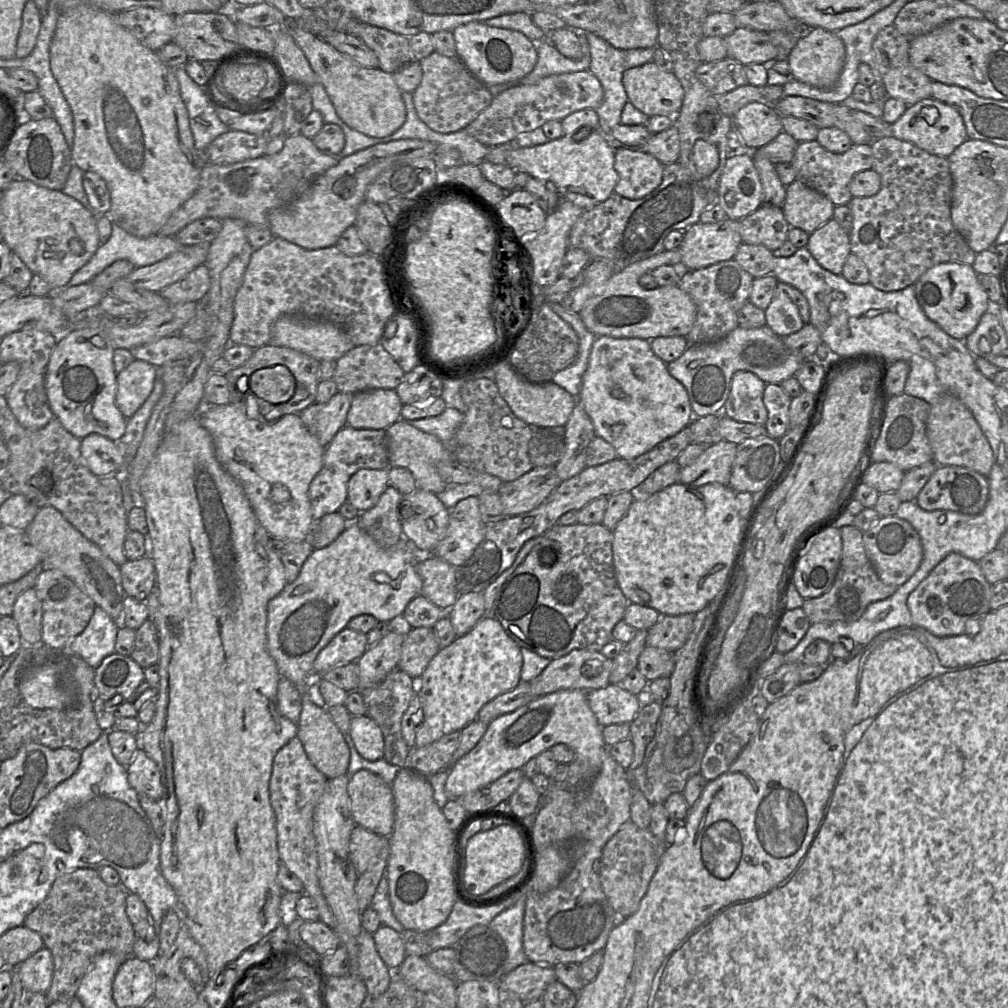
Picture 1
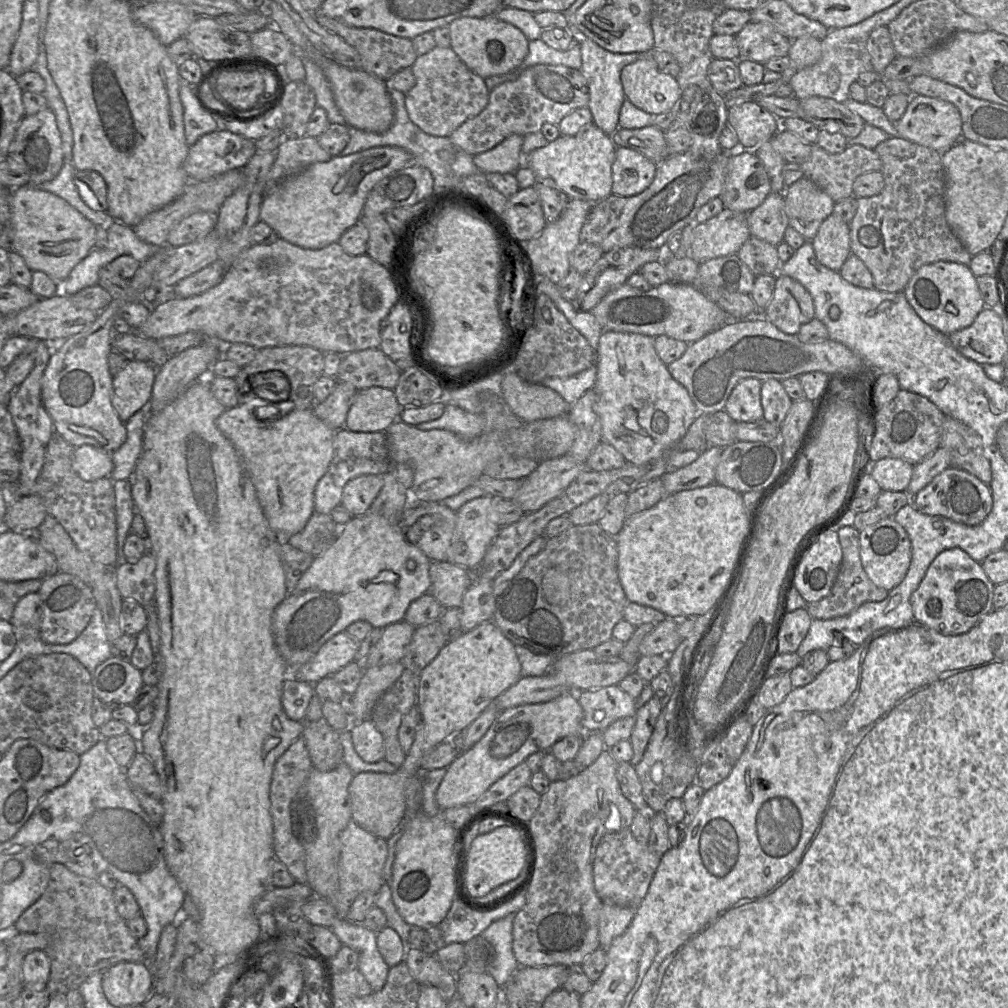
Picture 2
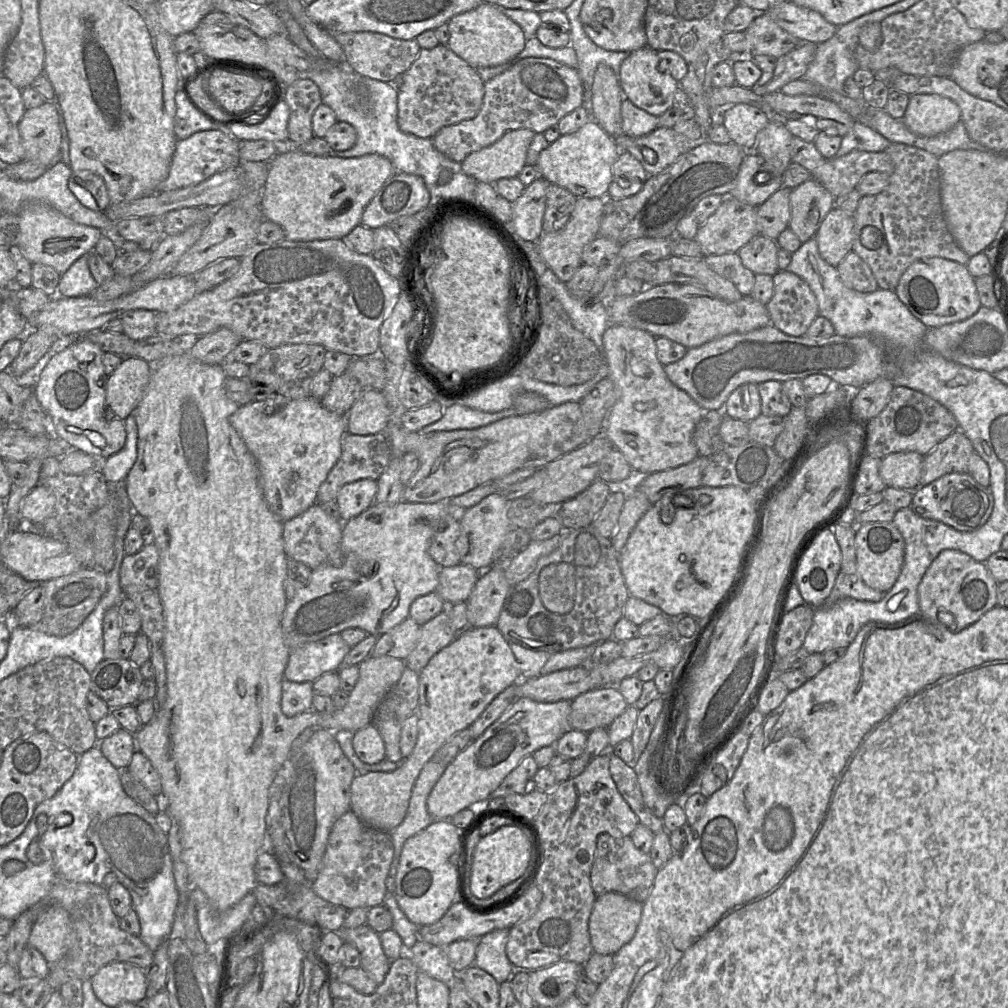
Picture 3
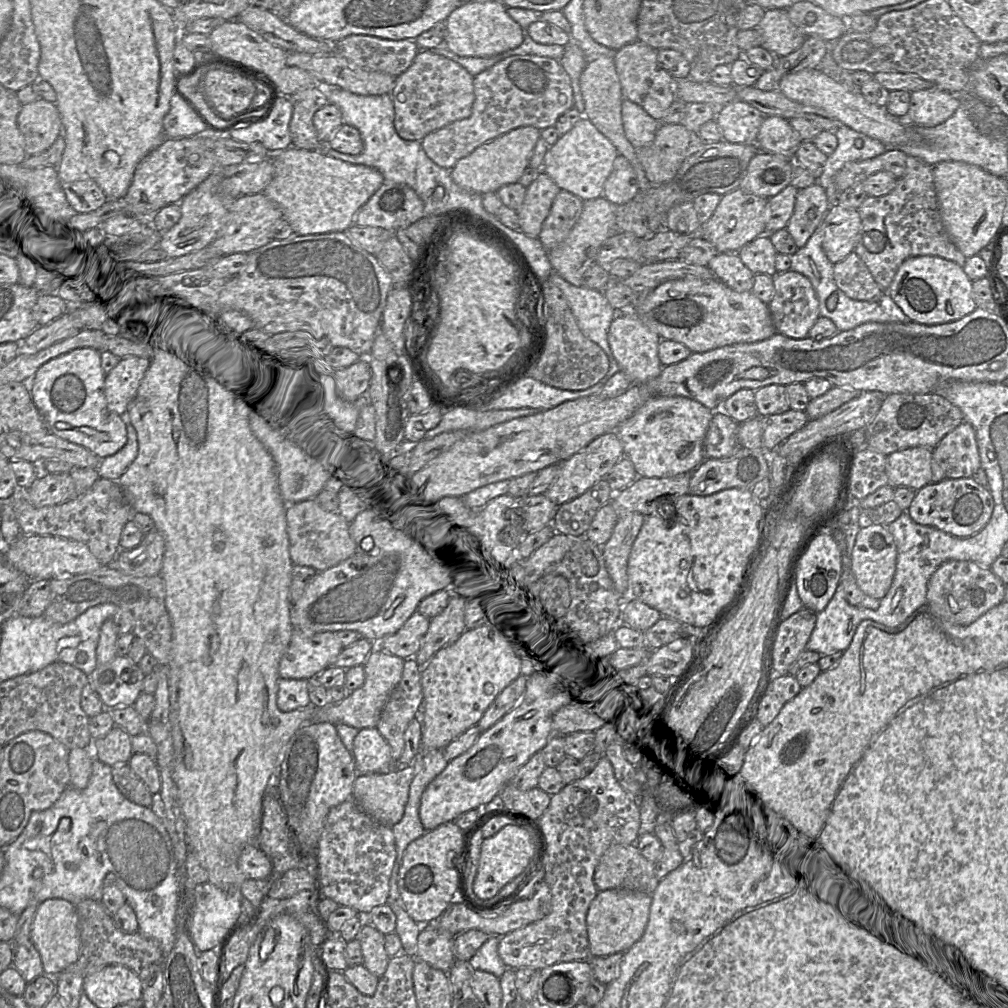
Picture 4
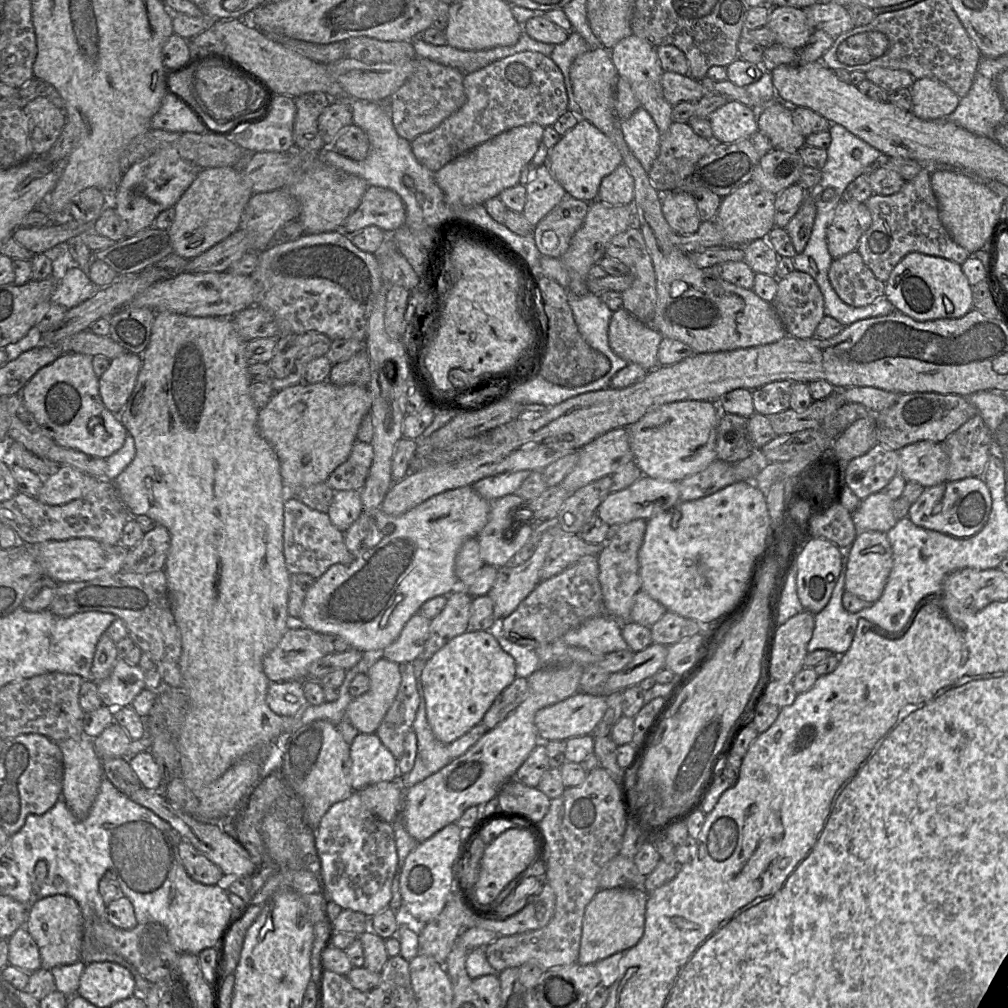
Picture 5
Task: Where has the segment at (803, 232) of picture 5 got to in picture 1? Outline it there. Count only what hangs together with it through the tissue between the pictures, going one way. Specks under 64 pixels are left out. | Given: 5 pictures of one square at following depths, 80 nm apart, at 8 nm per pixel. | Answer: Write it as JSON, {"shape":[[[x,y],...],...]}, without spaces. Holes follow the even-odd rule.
{"shape":[[[800,180],[786,186],[783,214],[790,227],[808,234],[833,218],[832,201]]]}

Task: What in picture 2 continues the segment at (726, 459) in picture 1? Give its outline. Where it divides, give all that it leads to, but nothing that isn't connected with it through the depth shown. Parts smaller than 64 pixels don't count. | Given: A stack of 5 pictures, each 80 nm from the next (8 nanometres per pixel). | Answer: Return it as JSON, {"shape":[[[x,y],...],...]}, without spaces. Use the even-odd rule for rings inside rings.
{"shape":[[[710,446],[692,463],[663,474],[665,496],[715,483],[715,471],[724,447]]]}

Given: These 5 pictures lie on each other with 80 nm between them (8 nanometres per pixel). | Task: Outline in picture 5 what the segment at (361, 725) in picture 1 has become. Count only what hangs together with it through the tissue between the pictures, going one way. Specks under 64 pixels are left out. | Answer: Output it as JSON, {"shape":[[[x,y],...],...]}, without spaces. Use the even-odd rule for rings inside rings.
{"shape":[[[359,733],[350,745],[350,757],[353,791],[361,791],[380,782],[401,781],[397,759],[376,733]]]}

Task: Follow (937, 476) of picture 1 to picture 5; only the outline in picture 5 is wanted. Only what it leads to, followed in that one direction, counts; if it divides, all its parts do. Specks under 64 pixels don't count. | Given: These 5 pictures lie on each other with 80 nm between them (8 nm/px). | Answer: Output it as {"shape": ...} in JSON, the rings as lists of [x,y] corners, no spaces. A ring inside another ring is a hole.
{"shape":[[[971,477],[924,488],[923,493],[910,506],[908,518],[925,529],[956,538],[969,538],[987,523],[991,508],[992,498],[987,484],[983,478]]]}

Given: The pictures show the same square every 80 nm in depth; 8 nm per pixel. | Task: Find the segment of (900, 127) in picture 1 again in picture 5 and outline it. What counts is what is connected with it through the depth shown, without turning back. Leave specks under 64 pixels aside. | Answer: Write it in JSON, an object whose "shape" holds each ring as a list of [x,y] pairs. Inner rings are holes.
{"shape":[[[932,78],[916,79],[911,86],[911,95],[911,112],[923,120],[946,119],[960,102],[953,90]]]}

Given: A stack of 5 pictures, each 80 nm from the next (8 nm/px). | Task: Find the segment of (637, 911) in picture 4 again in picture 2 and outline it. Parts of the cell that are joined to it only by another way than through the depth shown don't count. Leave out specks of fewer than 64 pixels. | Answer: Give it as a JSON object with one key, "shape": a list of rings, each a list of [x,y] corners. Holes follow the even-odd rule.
{"shape":[[[603,903],[598,925],[600,949],[607,950],[612,942],[628,929],[635,910],[613,903]]]}

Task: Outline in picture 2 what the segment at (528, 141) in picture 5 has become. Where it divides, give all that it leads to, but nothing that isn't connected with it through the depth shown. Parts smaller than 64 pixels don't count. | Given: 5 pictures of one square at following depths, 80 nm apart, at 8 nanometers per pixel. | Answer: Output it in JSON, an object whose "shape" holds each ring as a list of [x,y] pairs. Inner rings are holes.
{"shape":[[[512,134],[494,148],[473,156],[473,163],[483,174],[515,173],[522,166],[523,139]]]}

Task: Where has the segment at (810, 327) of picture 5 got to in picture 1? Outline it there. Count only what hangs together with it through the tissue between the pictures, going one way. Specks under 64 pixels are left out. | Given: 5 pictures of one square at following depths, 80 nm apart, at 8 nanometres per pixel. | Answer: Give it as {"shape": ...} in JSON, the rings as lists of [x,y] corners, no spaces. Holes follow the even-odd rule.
{"shape":[[[783,282],[776,285],[773,299],[764,312],[766,325],[780,337],[796,333],[810,320],[810,308],[805,296]]]}

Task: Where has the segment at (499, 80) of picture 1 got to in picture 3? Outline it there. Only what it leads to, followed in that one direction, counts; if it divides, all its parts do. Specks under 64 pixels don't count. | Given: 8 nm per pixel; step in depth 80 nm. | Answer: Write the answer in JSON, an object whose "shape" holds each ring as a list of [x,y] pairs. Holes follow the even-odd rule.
{"shape":[[[481,3],[475,9],[452,17],[449,22],[450,38],[447,47],[474,69],[495,67],[516,58],[525,47],[521,27],[490,3]]]}

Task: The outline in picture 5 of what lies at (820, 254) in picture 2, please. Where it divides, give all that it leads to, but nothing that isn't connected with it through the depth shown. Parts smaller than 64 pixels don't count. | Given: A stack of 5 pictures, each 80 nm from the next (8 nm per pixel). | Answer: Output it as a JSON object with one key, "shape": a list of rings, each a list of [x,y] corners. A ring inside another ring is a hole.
{"shape":[[[841,200],[827,229],[828,251],[832,258],[855,251],[871,223],[871,212],[865,203]]]}

